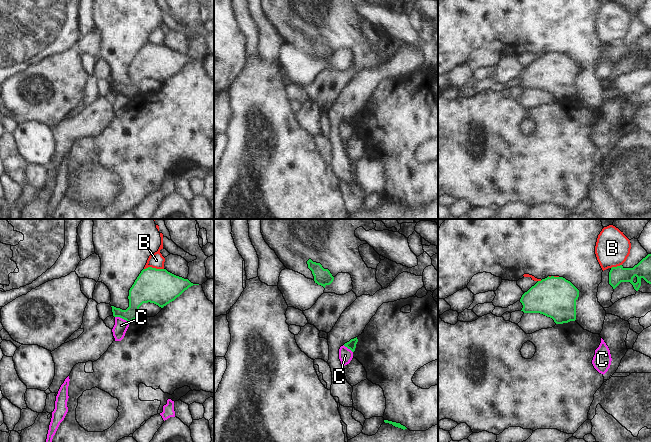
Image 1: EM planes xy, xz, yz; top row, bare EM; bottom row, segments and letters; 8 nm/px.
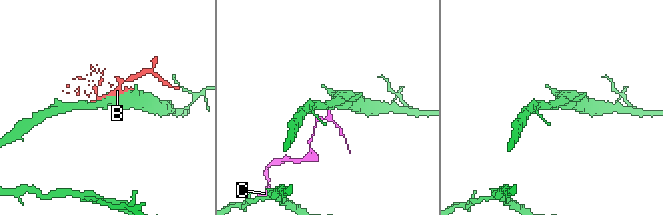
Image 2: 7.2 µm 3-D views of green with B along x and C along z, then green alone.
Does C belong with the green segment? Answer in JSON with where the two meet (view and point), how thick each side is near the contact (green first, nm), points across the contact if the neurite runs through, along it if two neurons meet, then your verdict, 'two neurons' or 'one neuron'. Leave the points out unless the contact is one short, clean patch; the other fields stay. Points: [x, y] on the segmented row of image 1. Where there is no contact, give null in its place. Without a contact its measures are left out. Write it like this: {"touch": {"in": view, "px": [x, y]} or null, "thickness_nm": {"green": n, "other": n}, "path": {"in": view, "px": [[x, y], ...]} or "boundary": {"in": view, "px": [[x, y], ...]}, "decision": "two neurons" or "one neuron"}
{"touch": {"in": "xy", "px": [122, 318]}, "thickness_nm": {"green": 170, "other": 110}, "boundary": {"in": "xy", "px": [[115, 316], [123, 318], [128, 323]]}, "decision": "two neurons"}

